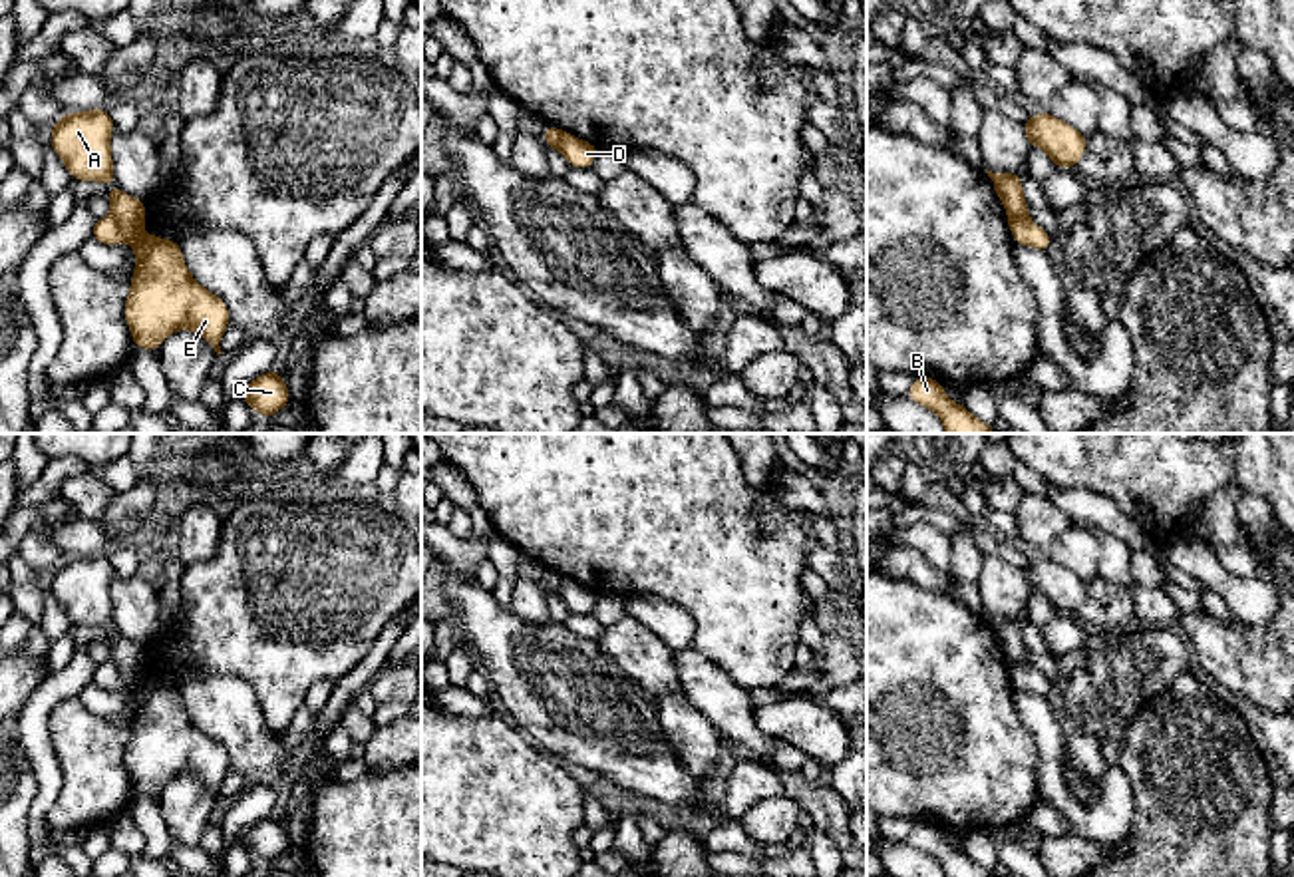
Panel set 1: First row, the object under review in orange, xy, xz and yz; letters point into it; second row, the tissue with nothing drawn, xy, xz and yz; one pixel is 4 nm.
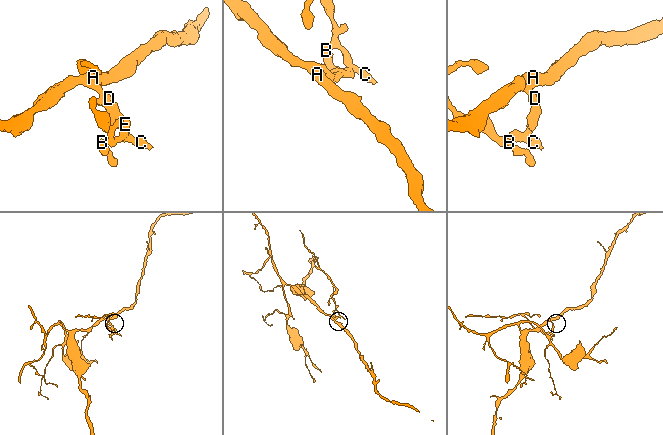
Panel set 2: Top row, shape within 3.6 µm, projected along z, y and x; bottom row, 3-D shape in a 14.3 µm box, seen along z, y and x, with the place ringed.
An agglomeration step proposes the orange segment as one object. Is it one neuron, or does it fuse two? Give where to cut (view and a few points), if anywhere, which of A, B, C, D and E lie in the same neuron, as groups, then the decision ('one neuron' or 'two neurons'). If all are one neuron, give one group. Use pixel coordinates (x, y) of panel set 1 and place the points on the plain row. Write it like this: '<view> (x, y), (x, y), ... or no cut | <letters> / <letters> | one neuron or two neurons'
xy (112, 659), (122, 685) | A D / B C E | two neurons

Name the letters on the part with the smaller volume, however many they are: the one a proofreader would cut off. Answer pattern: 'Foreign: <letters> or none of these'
Foreign: B, C, E

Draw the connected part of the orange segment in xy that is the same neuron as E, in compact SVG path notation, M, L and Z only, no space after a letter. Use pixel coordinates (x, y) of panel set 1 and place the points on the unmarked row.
M147 680L133 690L135 716L123 752L125 768L133 782L133 791L155 795L163 786L183 774L201 780L221 799L221 782L231 770L225 746L203 734L189 718L177 686Z

